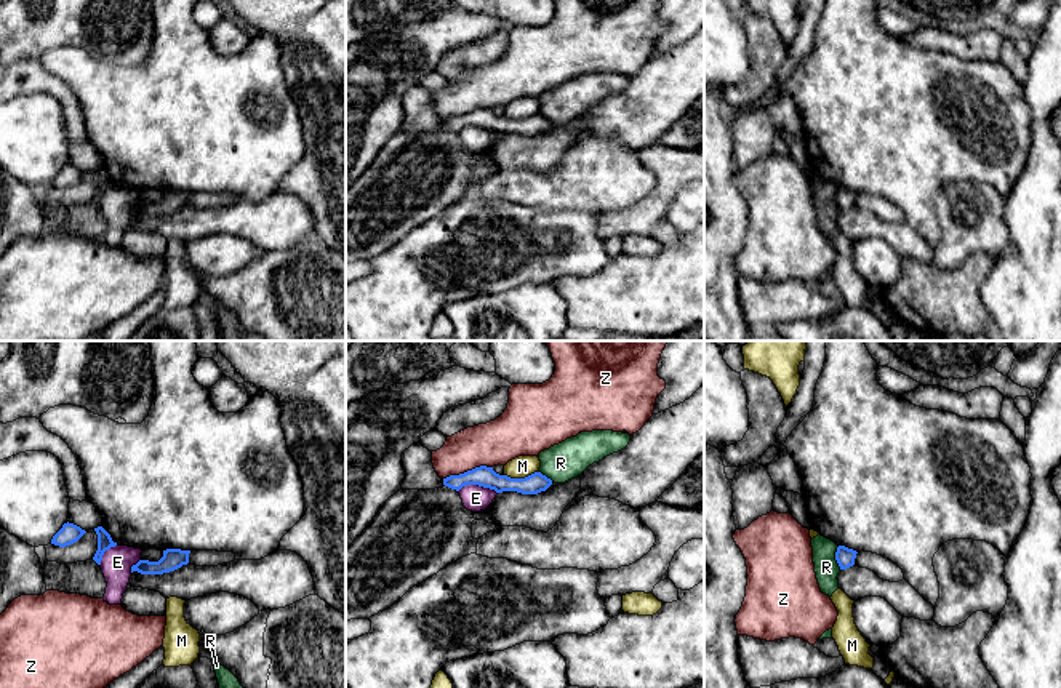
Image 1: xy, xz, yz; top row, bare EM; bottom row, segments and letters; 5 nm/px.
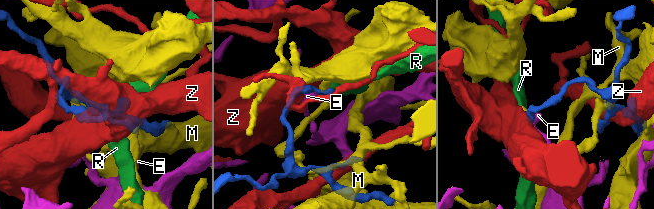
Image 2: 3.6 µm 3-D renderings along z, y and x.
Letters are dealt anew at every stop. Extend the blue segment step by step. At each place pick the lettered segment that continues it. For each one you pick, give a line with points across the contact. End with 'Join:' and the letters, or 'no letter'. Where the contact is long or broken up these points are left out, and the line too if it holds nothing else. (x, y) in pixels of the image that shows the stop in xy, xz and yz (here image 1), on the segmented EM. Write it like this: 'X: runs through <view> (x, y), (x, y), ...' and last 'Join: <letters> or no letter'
Join: no letter

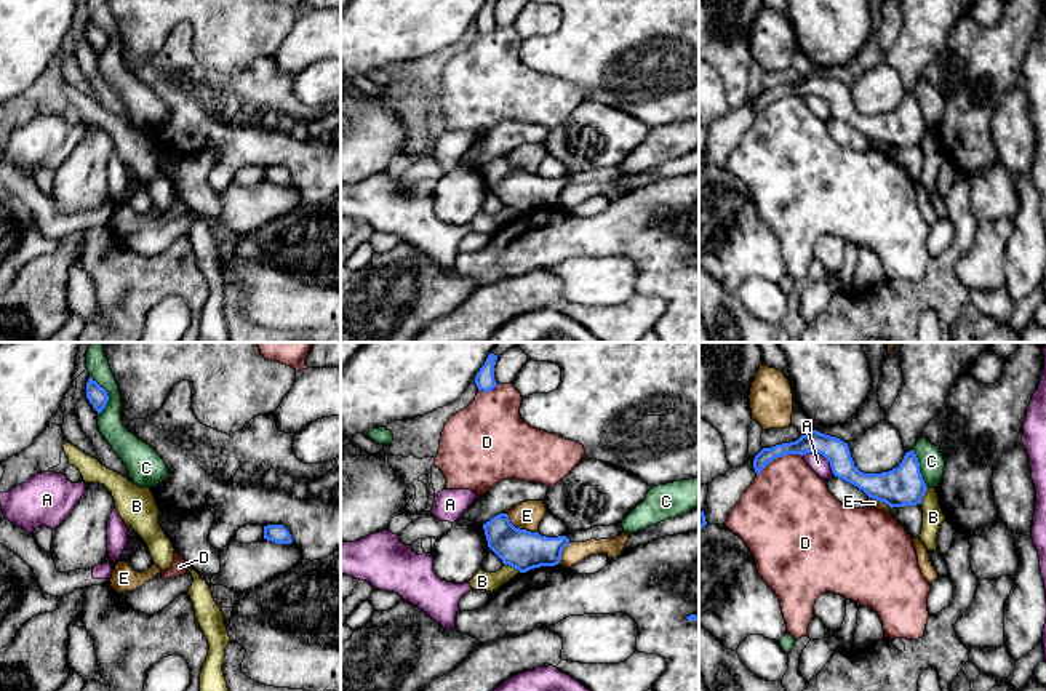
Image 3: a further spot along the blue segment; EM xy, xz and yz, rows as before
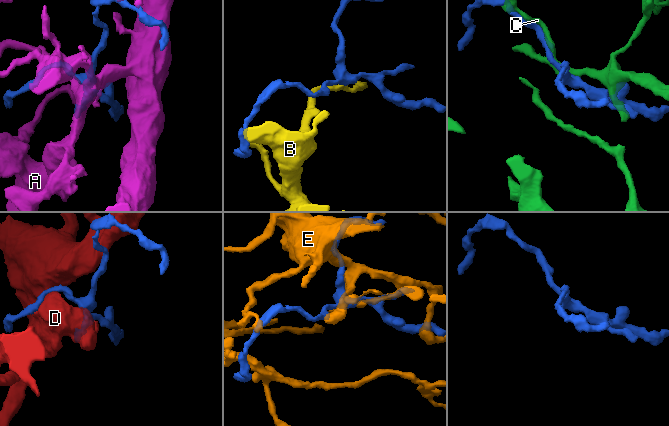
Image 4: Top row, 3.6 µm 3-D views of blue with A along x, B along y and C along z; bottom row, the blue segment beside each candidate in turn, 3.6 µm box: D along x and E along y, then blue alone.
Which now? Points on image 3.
Join: no letter

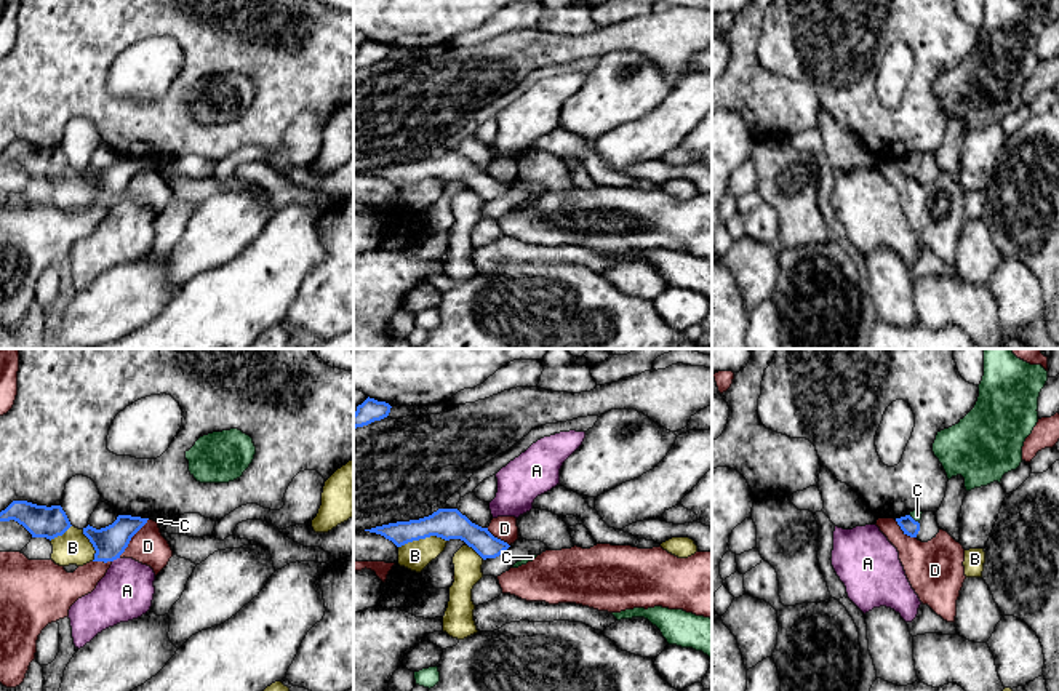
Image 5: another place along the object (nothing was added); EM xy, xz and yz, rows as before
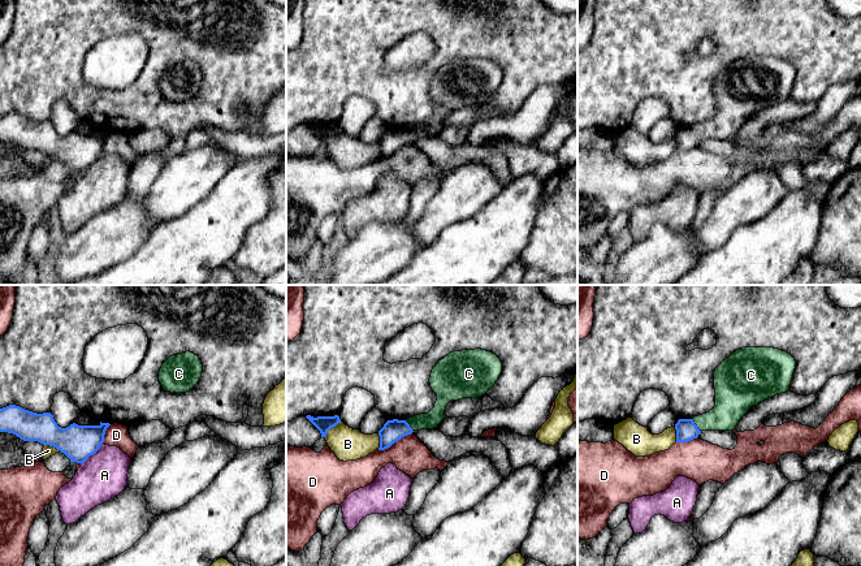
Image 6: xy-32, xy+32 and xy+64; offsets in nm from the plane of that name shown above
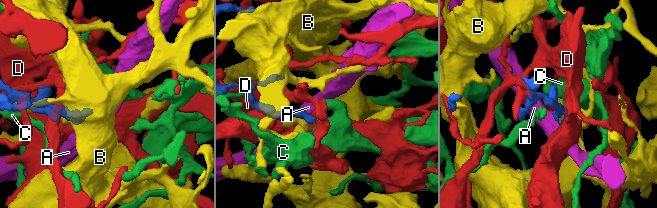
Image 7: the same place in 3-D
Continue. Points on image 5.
C: runs through yz (907, 523), (912, 519), (917, 515)
Join: C

